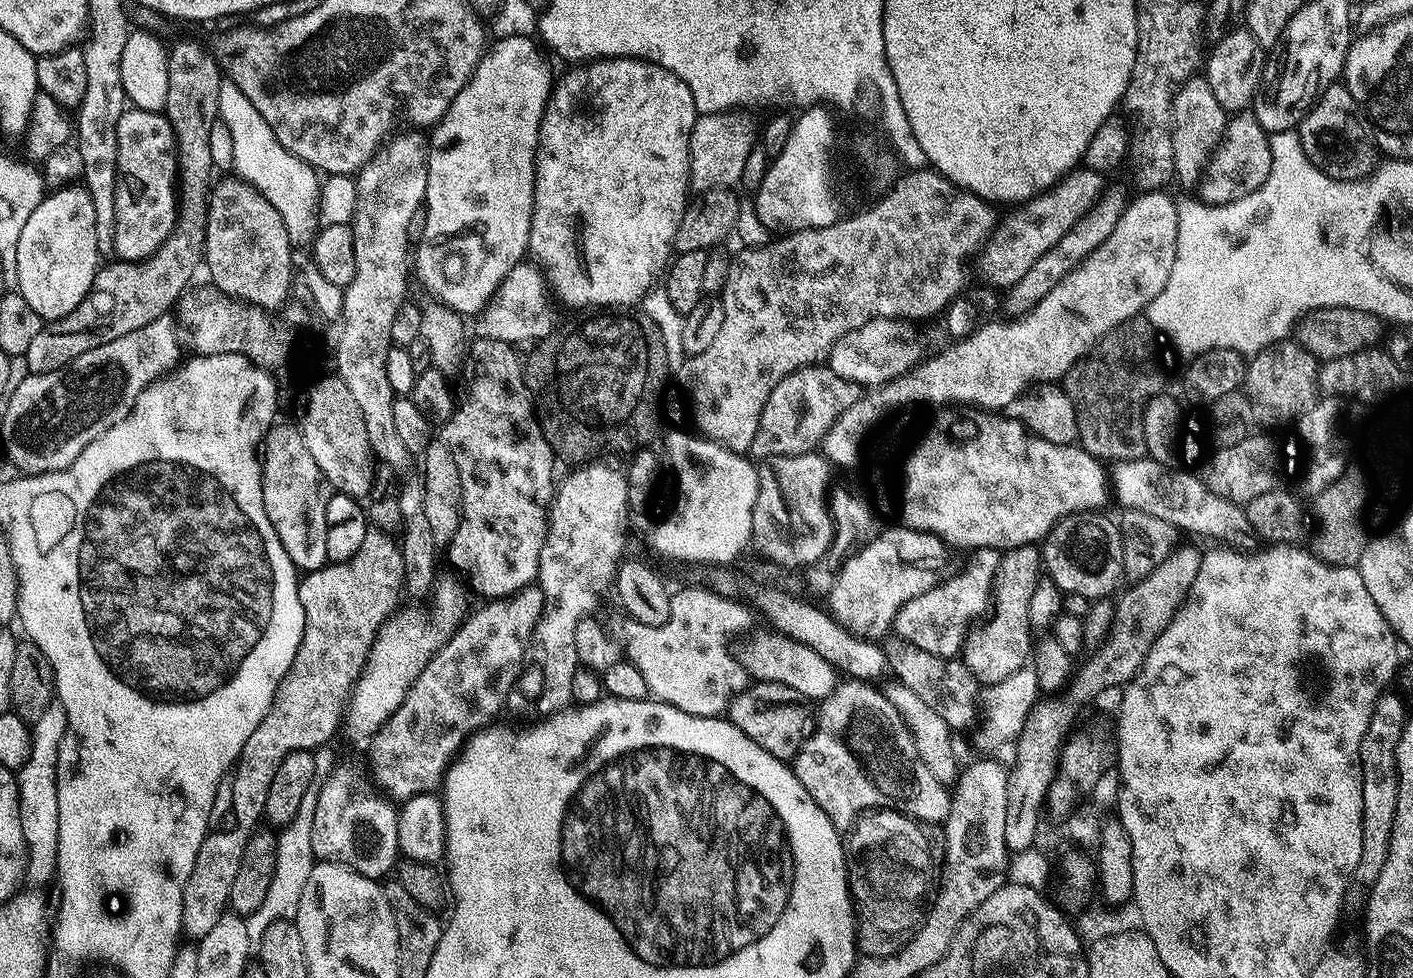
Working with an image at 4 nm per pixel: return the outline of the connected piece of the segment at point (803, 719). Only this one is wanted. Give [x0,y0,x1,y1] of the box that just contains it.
[726,680,816,762]

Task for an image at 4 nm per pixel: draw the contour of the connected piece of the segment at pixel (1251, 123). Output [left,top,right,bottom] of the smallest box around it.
[1198,111,1270,204]

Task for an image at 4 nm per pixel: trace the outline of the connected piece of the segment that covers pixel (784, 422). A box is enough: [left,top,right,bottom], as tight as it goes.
[751,366,861,458]

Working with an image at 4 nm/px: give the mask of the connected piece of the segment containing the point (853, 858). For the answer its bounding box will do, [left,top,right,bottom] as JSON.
[844,810,938,932]

